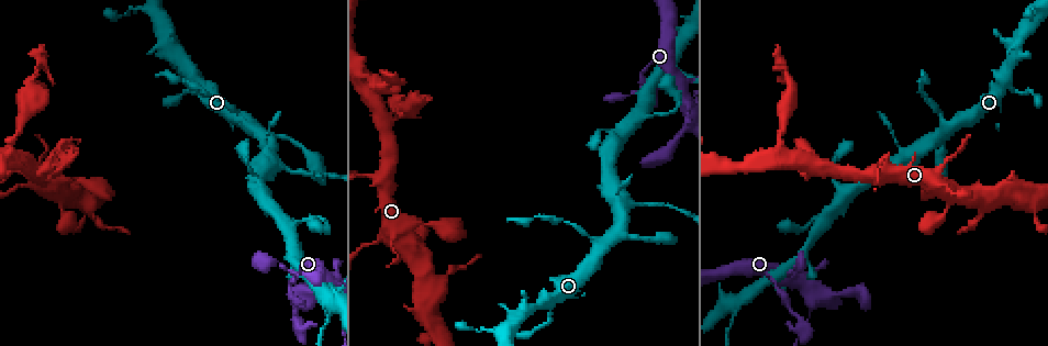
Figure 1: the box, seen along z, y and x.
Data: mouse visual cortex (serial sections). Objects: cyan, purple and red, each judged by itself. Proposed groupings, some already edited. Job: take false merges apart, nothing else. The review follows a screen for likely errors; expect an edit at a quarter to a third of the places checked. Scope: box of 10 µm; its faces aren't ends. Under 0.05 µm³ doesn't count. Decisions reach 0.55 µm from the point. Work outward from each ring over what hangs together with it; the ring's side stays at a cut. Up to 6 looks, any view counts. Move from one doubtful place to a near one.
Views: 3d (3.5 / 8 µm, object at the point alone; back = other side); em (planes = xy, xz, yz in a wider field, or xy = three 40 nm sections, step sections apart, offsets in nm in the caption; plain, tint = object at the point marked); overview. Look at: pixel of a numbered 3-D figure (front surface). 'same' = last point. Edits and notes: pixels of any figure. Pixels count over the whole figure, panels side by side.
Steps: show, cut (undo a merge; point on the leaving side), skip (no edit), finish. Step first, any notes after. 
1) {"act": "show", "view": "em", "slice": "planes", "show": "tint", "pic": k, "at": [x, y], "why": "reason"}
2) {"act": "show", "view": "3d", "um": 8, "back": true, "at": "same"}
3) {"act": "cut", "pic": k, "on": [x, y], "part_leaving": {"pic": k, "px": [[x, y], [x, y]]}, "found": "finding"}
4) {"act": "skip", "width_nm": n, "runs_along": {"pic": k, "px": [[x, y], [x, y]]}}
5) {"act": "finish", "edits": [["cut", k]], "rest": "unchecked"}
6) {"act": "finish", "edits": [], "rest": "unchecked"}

{"act": "show", "view": "3d", "um": 3.5, "pic": 1, "at": [586, 232], "why": "sudden change in width"}

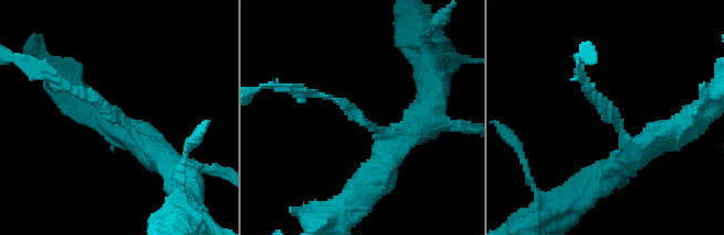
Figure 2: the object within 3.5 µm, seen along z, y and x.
{"act": "show", "view": "em", "slice": "xy", "step": 5, "show": "tint", "pic": 2, "at": [363, 120], "arm_widths_nm": [100, 350]}

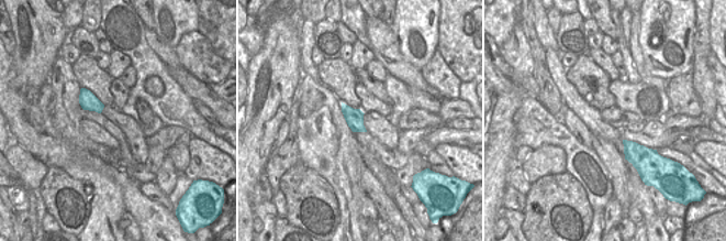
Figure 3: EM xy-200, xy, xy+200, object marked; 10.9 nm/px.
{"act": "show", "view": "em", "slice": "xy", "step": 2, "show": "tint", "at": "same", "why": "another direction"}

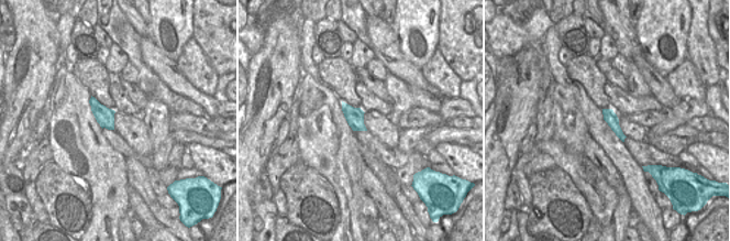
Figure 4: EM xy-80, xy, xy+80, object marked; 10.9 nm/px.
{"act": "skip", "runs_along": {"pic": 2, "px": [[135, 136], [95, 96], [60, 86]]}, "found": "all the same cell"}

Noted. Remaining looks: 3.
{"act": "show", "view": "em", "slice": "xy", "step": 1, "show": "tint", "pic": 1, "at": [904, 158], "why": "narrows sharply"}

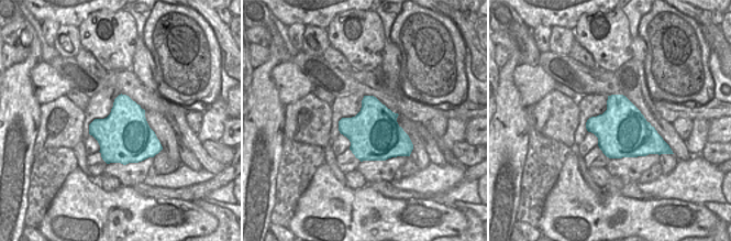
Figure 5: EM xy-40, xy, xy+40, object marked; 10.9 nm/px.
{"act": "show", "view": "3d", "um": 3.5, "at": "same", "why": "see where the arms go"}

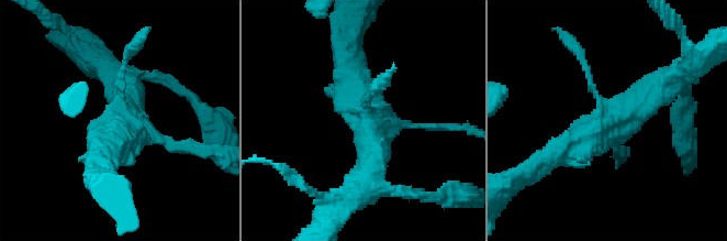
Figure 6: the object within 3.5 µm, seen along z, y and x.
{"act": "skip", "runs_along": {"pic": 6, "px": [[668, 80], [608, 128], [555, 155]]}, "found": "one cell here"}

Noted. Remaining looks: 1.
{"act": "finish", "edits": [], "rest": "unchecked"}

